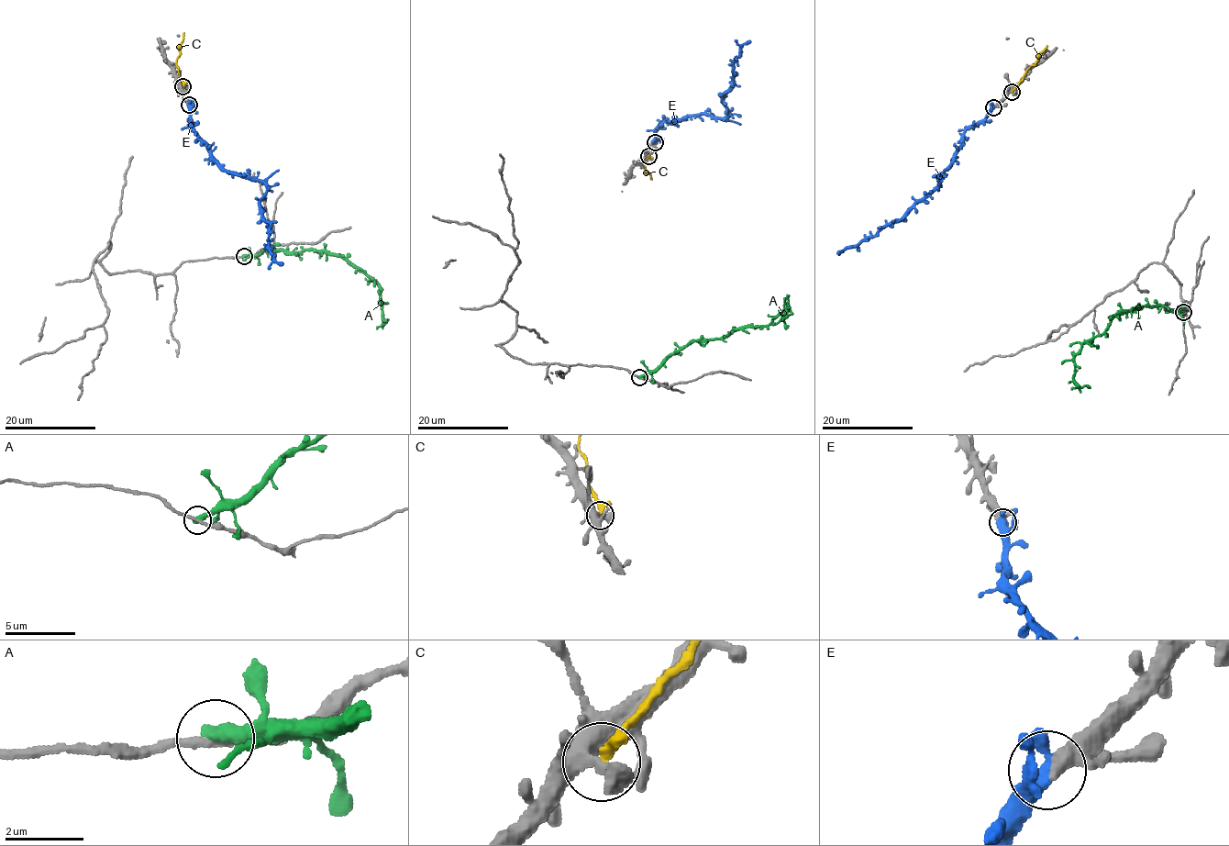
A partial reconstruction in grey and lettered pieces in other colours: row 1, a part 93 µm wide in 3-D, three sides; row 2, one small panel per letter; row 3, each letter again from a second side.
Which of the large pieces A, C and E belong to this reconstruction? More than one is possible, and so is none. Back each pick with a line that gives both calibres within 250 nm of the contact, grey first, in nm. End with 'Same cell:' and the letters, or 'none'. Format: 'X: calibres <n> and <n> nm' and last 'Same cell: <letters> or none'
E: calibres 360 and 440 nm
Same cell: E

